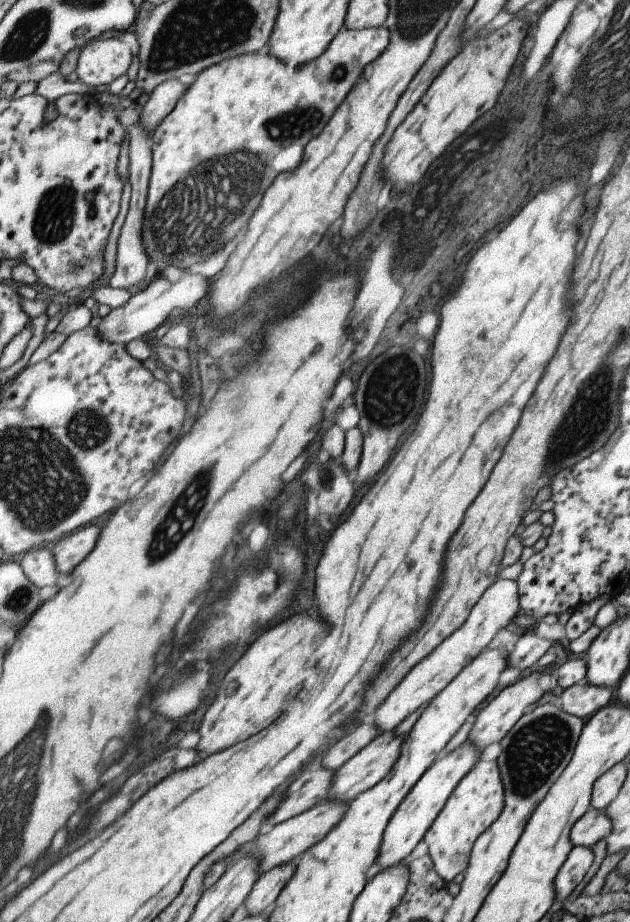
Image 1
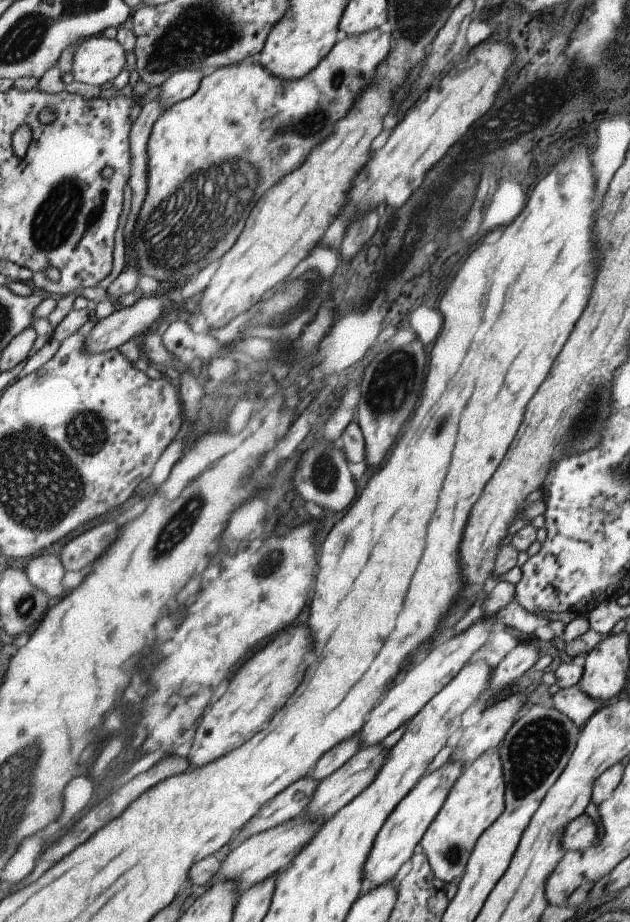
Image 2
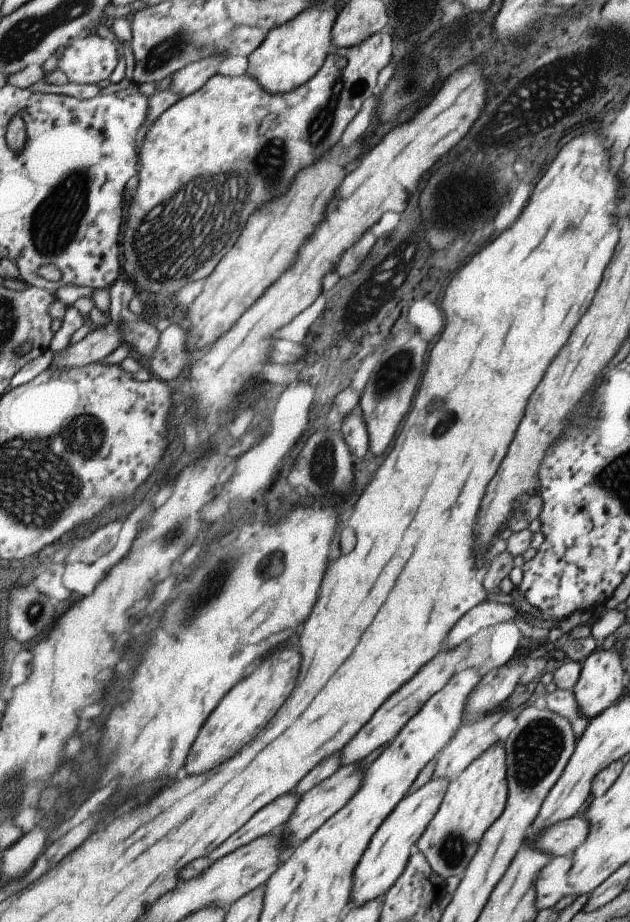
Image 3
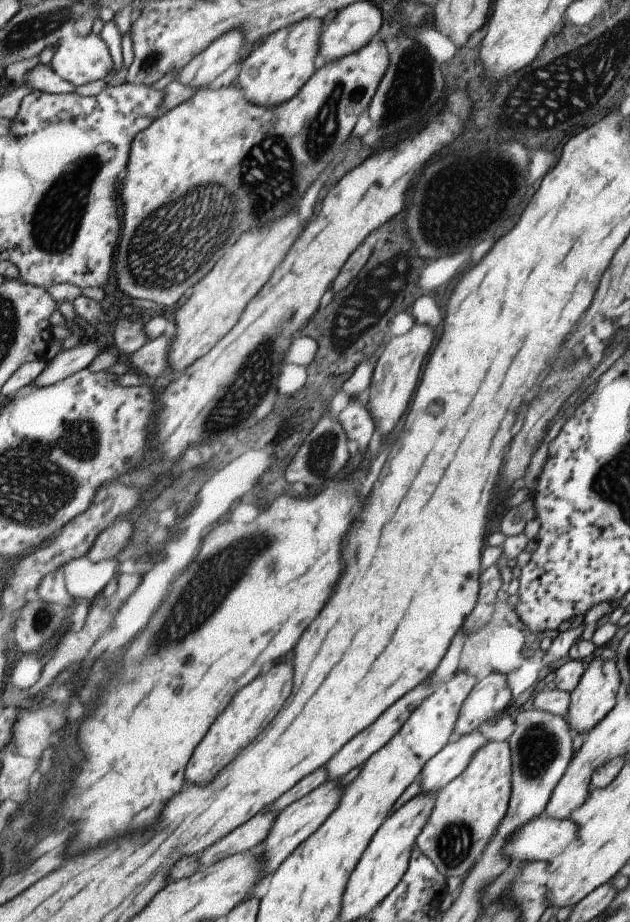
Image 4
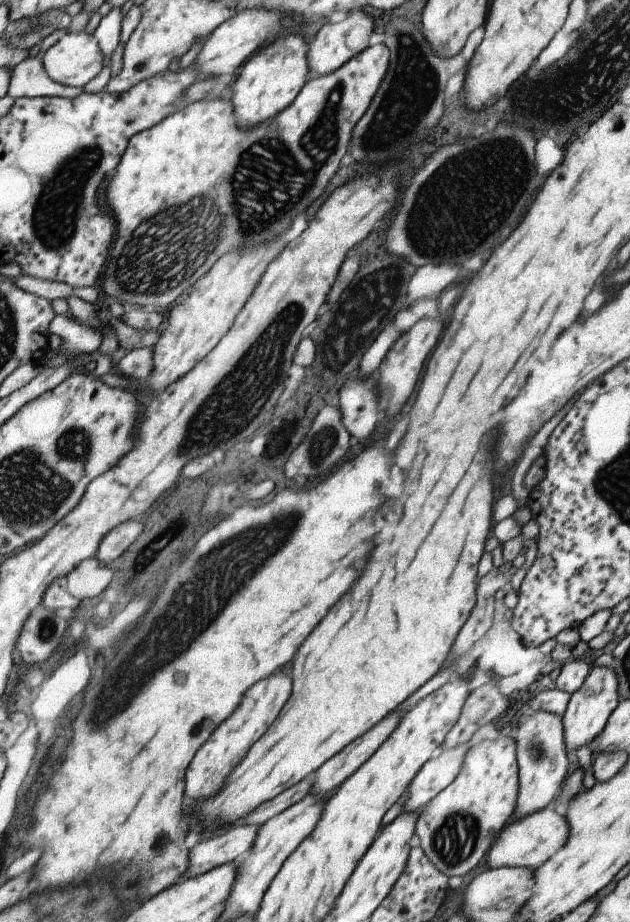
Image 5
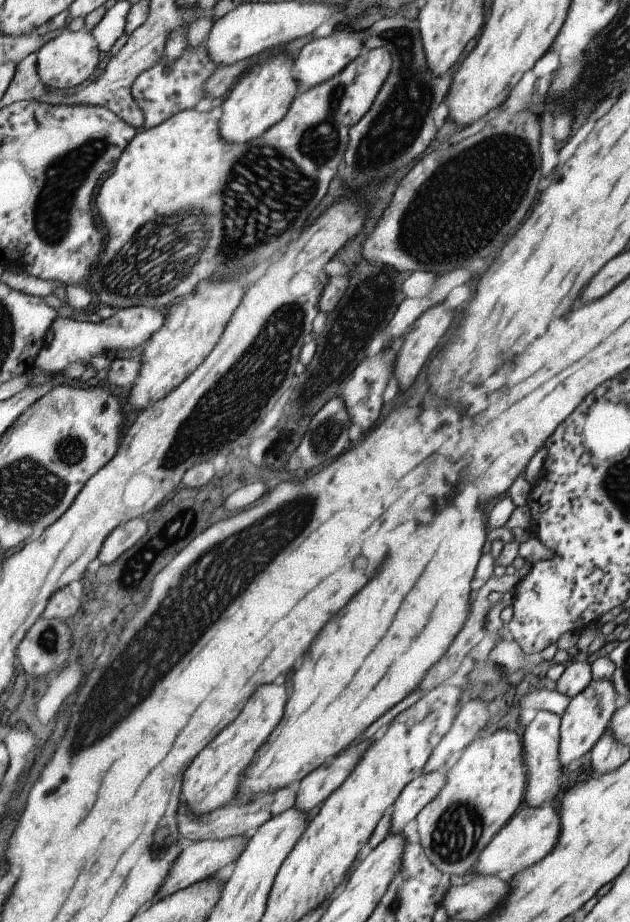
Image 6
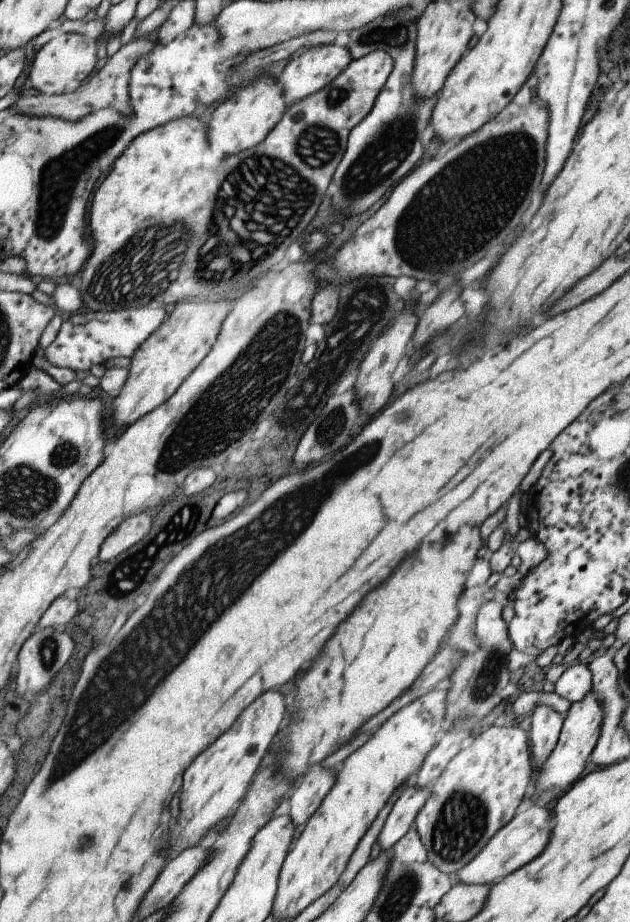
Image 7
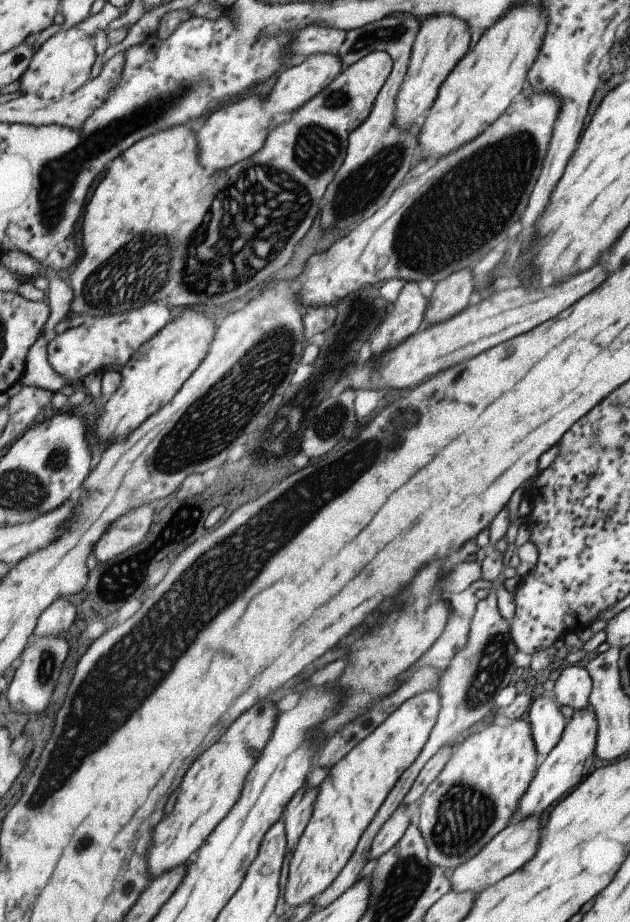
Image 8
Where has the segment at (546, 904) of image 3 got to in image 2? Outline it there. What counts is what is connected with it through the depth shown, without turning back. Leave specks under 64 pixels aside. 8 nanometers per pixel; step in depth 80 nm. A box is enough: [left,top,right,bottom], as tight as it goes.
[543,851,581,906]

